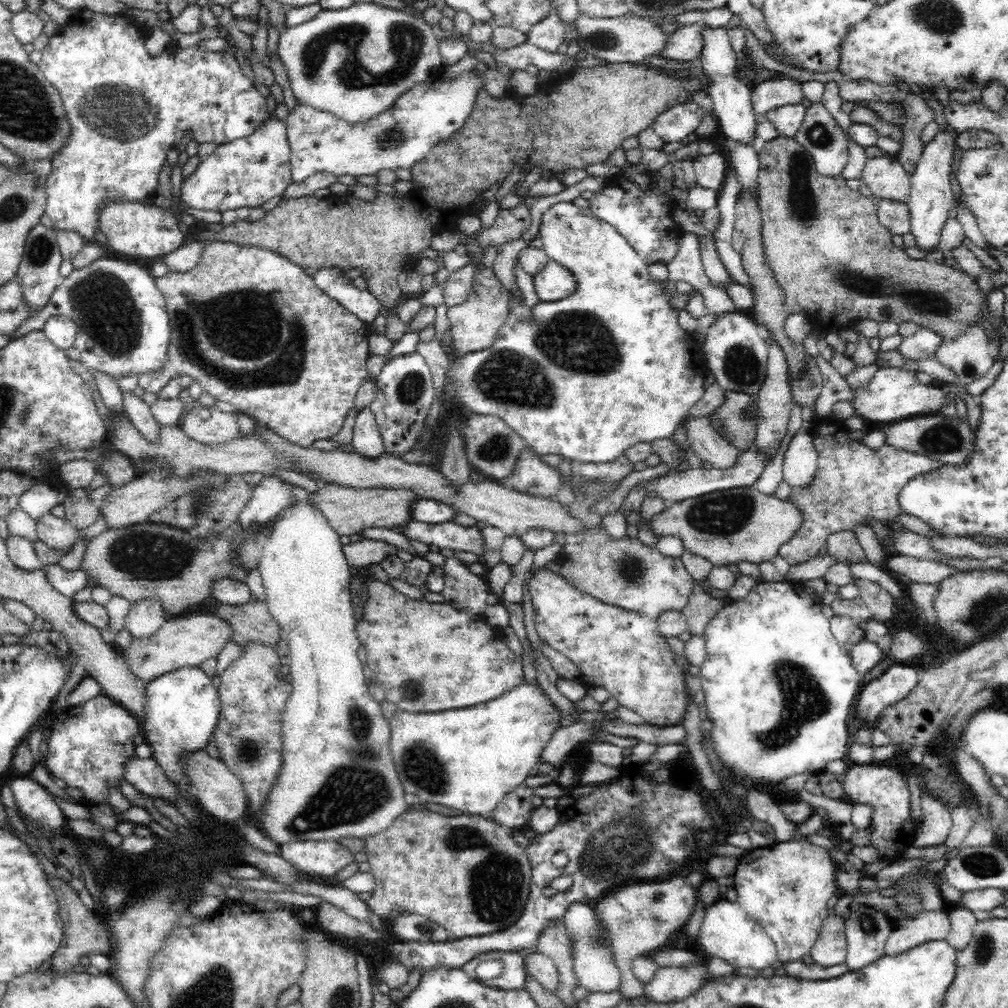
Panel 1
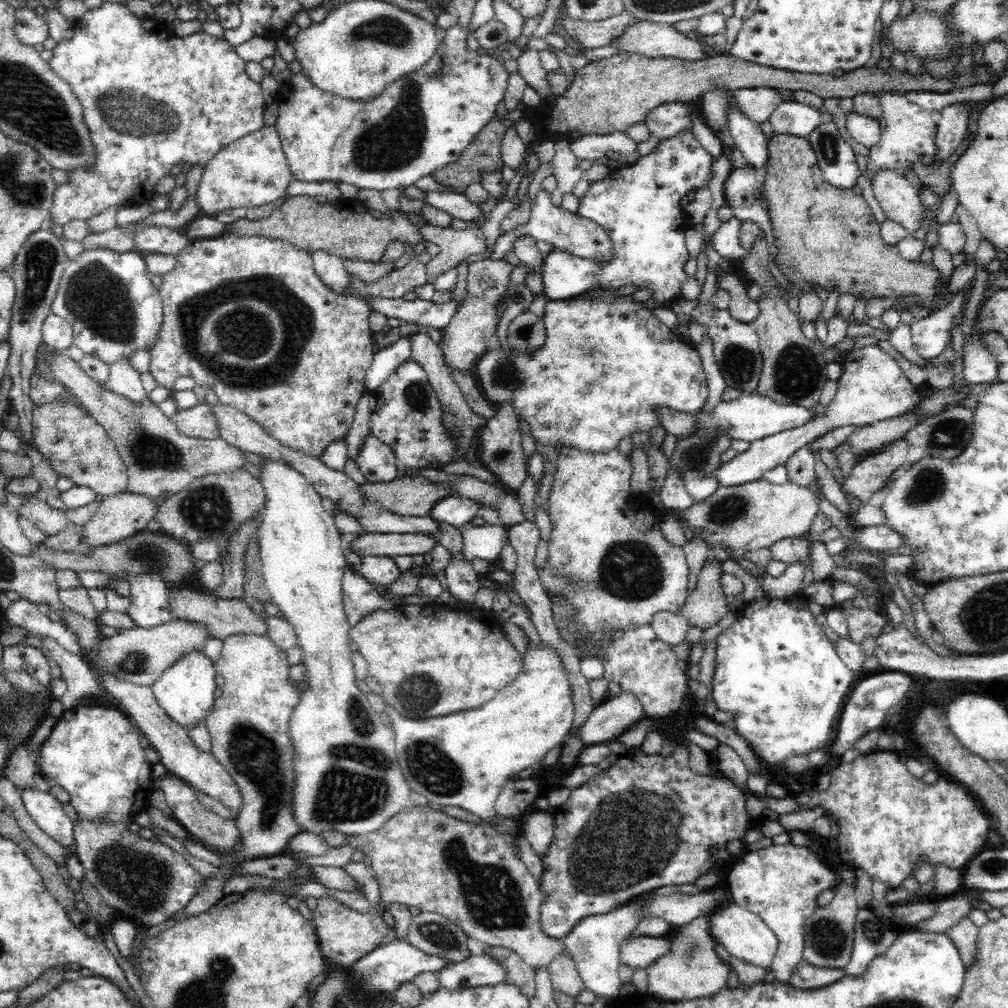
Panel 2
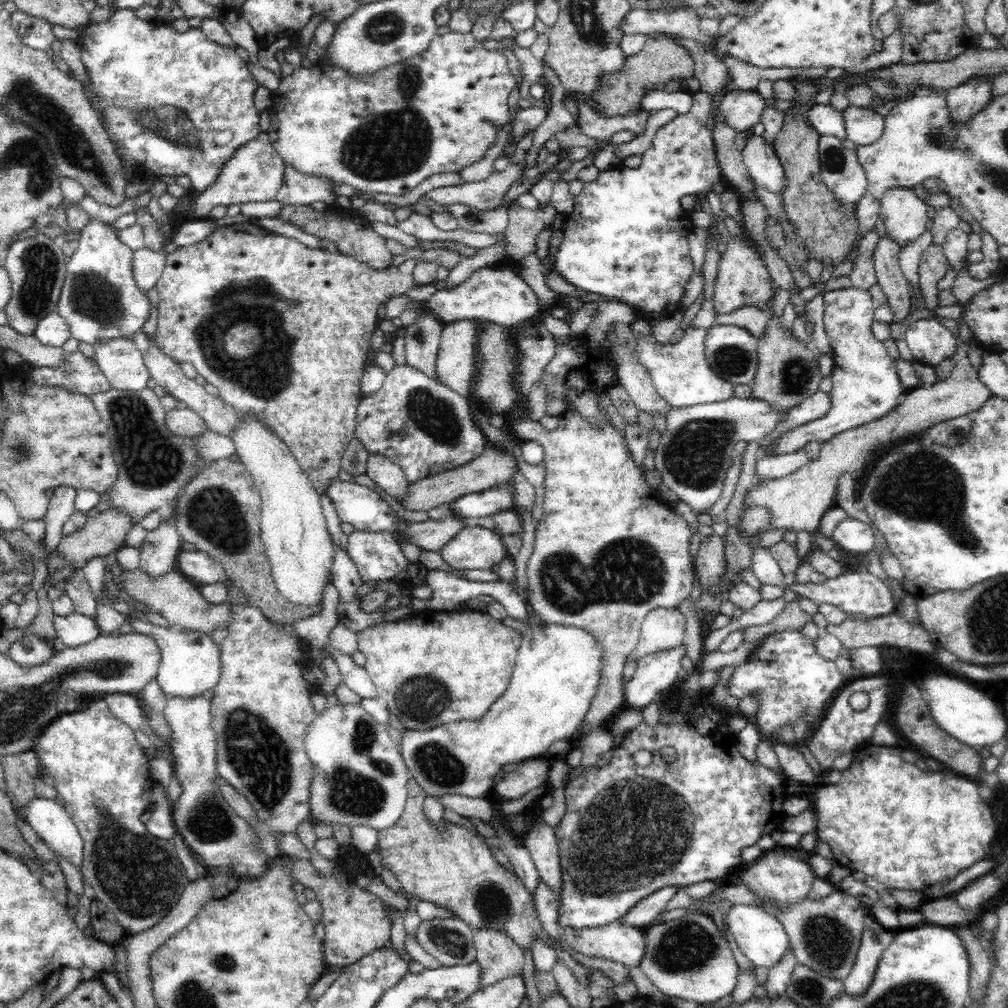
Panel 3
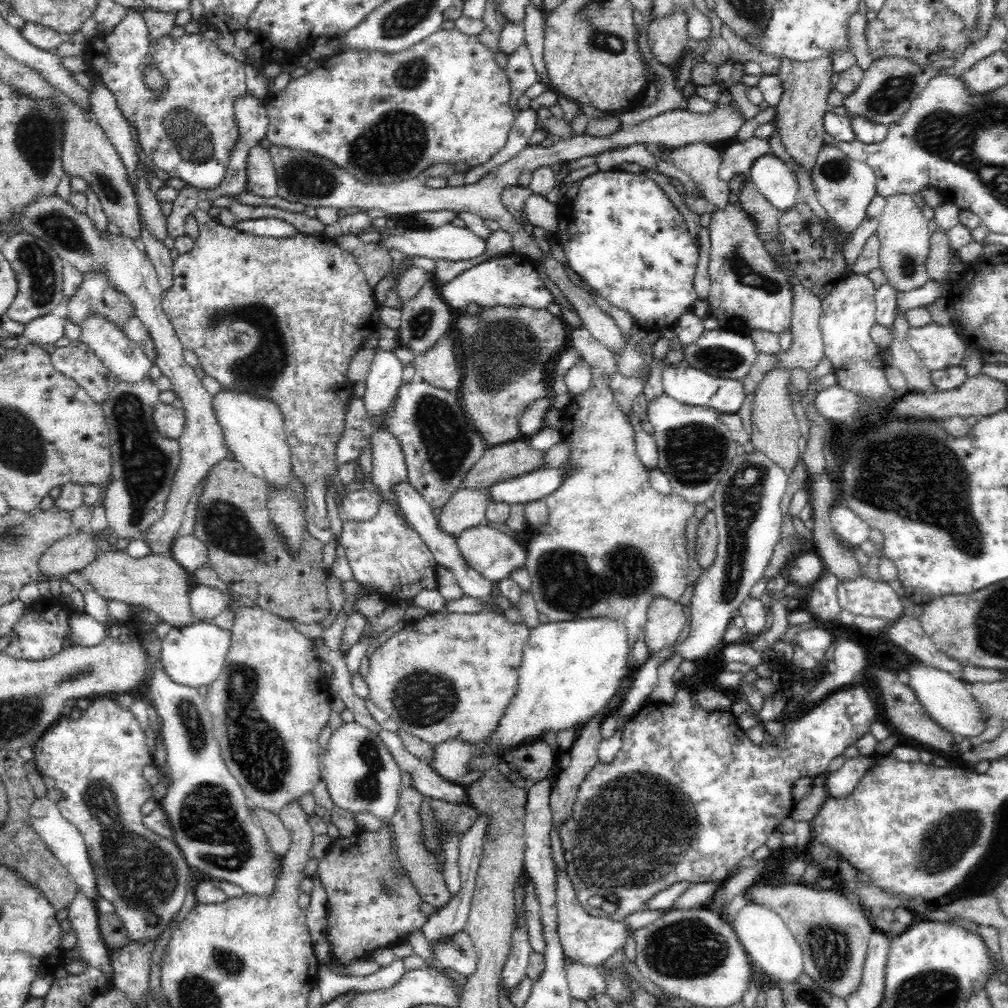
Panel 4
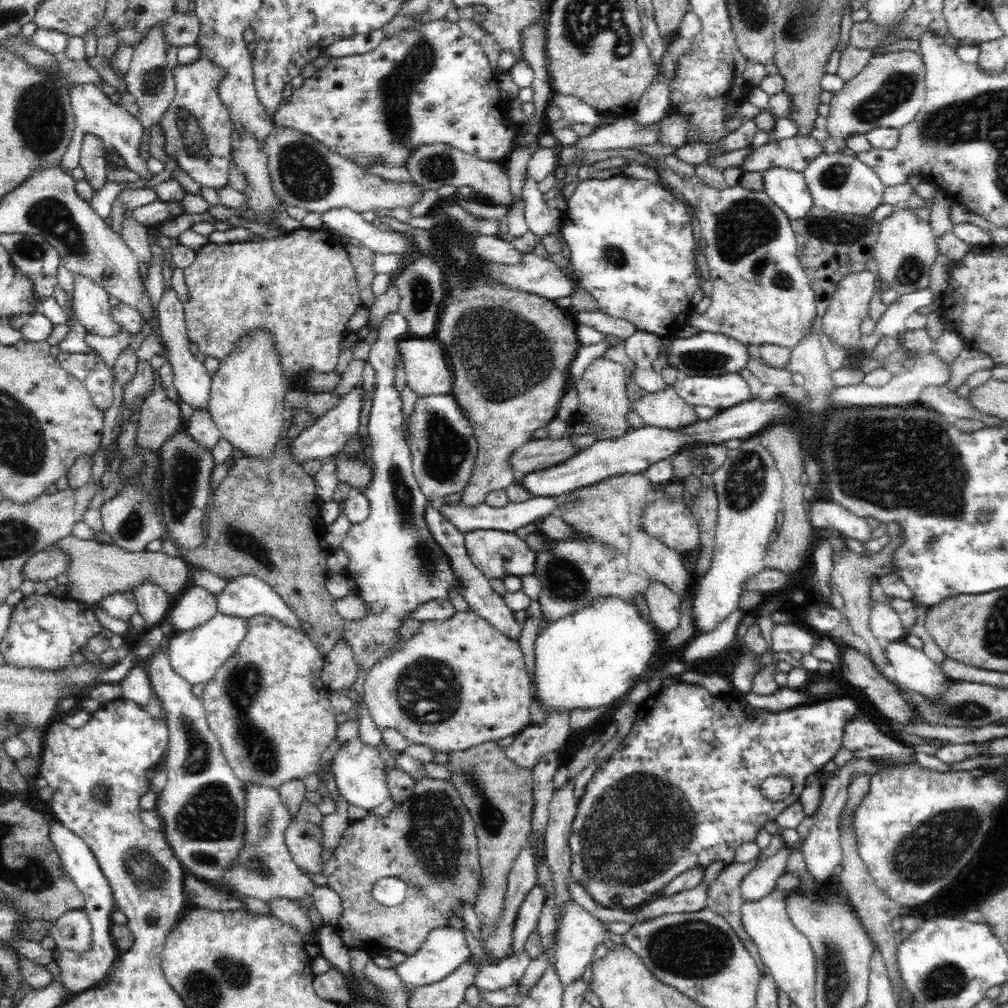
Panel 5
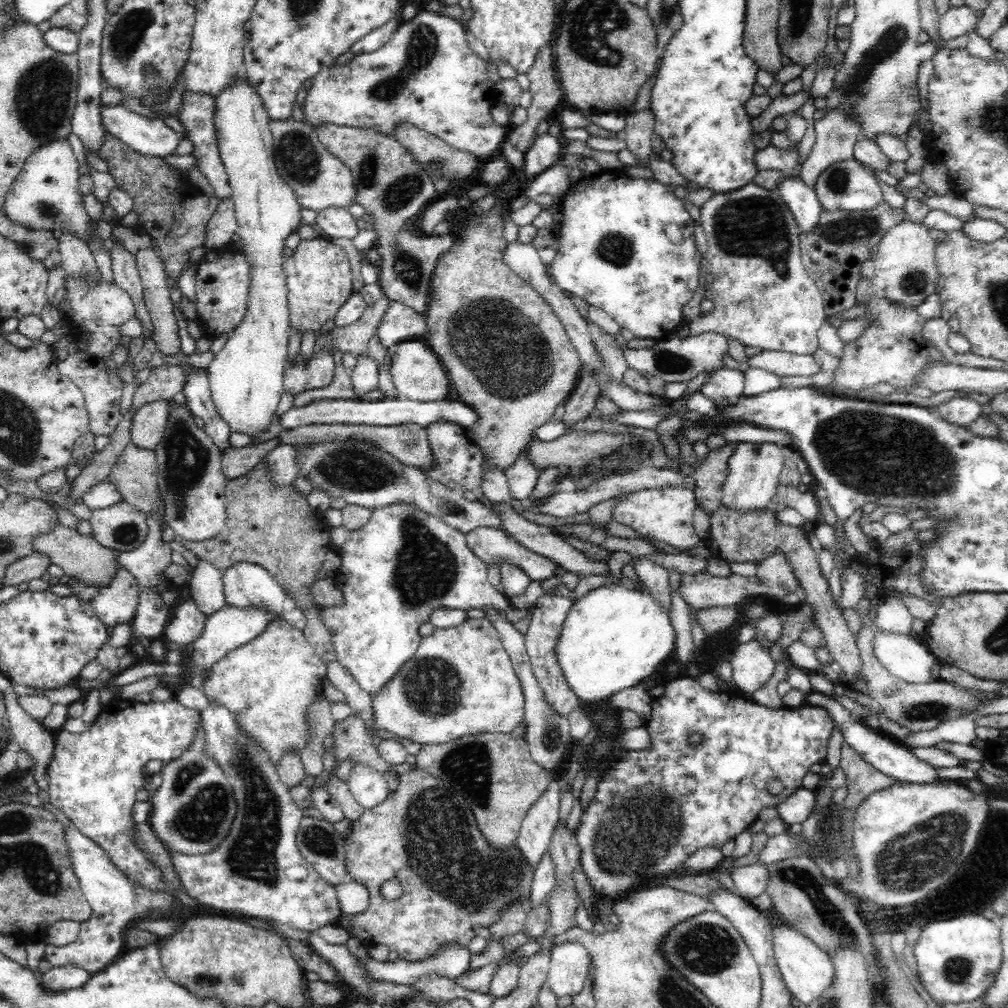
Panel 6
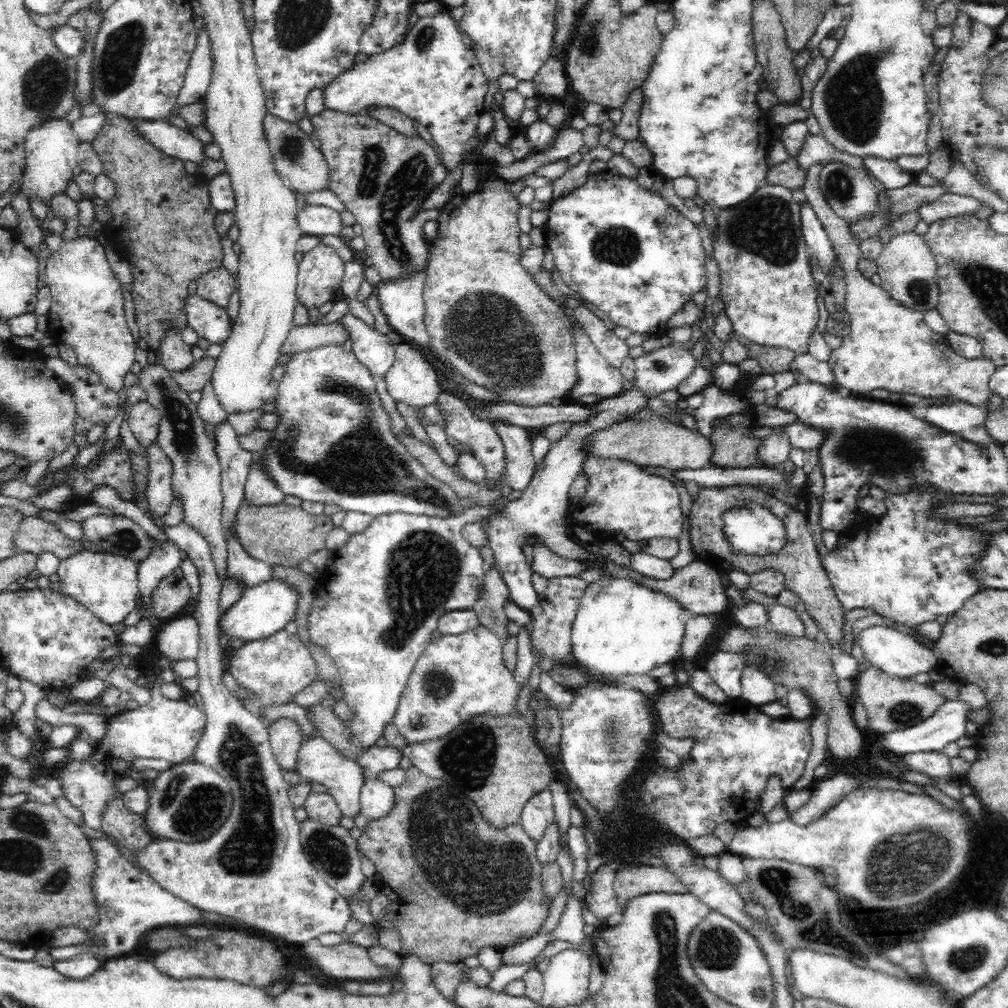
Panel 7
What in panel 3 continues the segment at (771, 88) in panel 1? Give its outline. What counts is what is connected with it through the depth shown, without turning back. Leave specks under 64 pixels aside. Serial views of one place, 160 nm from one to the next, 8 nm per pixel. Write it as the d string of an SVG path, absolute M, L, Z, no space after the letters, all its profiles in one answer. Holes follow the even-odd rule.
M757 90L730 91L719 106L719 116L734 130L752 129L766 108L766 99Z

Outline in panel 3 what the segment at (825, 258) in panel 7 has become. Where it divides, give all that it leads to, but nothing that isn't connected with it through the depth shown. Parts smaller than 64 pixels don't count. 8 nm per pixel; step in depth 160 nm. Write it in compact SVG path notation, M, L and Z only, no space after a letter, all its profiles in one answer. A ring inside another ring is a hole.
M751 132L741 153L753 181L772 193L784 190L782 163L773 146L768 144L762 135Z

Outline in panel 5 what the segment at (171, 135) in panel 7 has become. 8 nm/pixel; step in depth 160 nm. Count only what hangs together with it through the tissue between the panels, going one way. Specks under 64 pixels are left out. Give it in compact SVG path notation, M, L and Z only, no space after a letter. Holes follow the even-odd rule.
M76 84L68 91L68 99L71 100L71 107L75 116L75 129L61 162L64 170L71 173L72 170L78 168L84 135L94 135L102 139L110 149L118 152L118 156L122 157L122 162L125 162L125 167L128 170L132 170L132 172L136 172L142 177L150 176L144 161L138 155L138 150L142 148L142 140L144 140L144 135L142 135L144 131L142 131L142 125L140 125L138 117L130 115L117 103L113 104L108 96L104 94L102 88L96 84Z

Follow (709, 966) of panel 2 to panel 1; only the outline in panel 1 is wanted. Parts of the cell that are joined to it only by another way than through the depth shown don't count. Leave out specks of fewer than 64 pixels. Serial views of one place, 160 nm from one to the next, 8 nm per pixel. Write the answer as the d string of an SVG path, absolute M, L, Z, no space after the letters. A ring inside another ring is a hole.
M706 966L660 967L643 986L643 994L660 1004L677 1003L696 992L708 979L710 974Z

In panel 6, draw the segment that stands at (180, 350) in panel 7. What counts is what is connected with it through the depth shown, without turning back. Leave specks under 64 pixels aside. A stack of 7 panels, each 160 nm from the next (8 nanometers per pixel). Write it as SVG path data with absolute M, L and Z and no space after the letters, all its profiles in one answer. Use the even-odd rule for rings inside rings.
M139 248L134 256L143 286L143 302L154 324L153 339L157 345L157 351L162 352L165 356L176 355L181 350L181 343L178 339L178 324L172 310L173 302L170 298L170 286L165 275L164 263L161 262L161 258L156 254L156 251L148 248Z

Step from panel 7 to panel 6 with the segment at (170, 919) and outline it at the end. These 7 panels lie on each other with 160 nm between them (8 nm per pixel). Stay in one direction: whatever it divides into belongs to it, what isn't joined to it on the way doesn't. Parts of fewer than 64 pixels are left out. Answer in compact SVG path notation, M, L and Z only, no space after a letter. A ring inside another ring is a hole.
M64 827L63 832L70 850L72 868L75 869L83 896L91 907L91 915L81 923L80 934L74 942L66 947L47 944L44 958L54 967L80 967L88 971L88 975L94 976L127 953L124 948L124 930L142 918L153 917L170 909L173 895L160 891L153 893L150 889L129 881L123 872L112 865L102 848L76 828Z

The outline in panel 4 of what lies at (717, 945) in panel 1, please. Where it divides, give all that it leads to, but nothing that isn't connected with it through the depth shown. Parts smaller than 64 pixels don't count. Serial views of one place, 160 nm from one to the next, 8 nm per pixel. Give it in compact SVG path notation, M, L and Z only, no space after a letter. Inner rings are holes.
M746 904L733 920L732 929L743 944L749 960L760 966L773 979L783 983L794 983L803 972L802 951L790 929L770 909L763 905Z

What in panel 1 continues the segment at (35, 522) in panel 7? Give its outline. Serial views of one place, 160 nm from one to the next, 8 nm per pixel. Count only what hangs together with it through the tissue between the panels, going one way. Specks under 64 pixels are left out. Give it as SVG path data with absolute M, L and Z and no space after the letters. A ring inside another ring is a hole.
M254 600L243 605L222 604L214 614L229 624L233 630L230 639L241 646L260 642L275 648L280 640L281 628L265 600Z

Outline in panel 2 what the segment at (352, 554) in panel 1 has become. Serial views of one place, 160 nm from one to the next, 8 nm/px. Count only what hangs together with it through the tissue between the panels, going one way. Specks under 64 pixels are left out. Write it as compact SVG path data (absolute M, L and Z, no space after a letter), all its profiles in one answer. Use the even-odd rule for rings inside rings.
M367 533L352 540L348 544L348 548L359 557L364 557L366 554L394 557L423 555L426 552L431 552L434 545L436 545L436 540L422 533L405 535Z

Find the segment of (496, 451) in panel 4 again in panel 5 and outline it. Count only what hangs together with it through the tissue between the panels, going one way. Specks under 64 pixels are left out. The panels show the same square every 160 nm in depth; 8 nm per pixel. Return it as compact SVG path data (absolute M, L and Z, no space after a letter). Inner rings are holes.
M567 436L556 440L533 438L512 452L511 469L516 478L528 472L550 468L572 458L576 453Z

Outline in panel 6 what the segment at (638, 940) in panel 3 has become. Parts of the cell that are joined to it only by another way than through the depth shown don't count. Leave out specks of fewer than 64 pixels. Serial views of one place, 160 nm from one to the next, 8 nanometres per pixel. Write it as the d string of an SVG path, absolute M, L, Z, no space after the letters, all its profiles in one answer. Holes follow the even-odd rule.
M562 942L553 948L547 984L558 998L574 997L582 990L589 964L589 952L583 944Z

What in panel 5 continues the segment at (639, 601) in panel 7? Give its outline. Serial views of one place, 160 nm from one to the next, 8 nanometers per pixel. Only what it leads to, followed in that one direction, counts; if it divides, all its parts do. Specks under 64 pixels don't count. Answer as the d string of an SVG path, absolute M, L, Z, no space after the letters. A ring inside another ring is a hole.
M603 597L598 601L593 601L592 604L577 609L577 611L571 615L561 617L561 619L556 622L547 623L547 626L538 633L536 640L534 640L534 664L532 664L534 665L534 676L530 678L530 686L533 686L532 700L539 702L547 714L552 711L568 711L568 714L570 714L576 709L611 708L631 692L631 689L636 685L638 675L642 674L642 670L645 670L646 666L651 662L654 653L661 648L662 642L663 637L659 636L658 630L656 630L651 623L651 620L650 623L646 623L632 602L622 600L620 597Z

